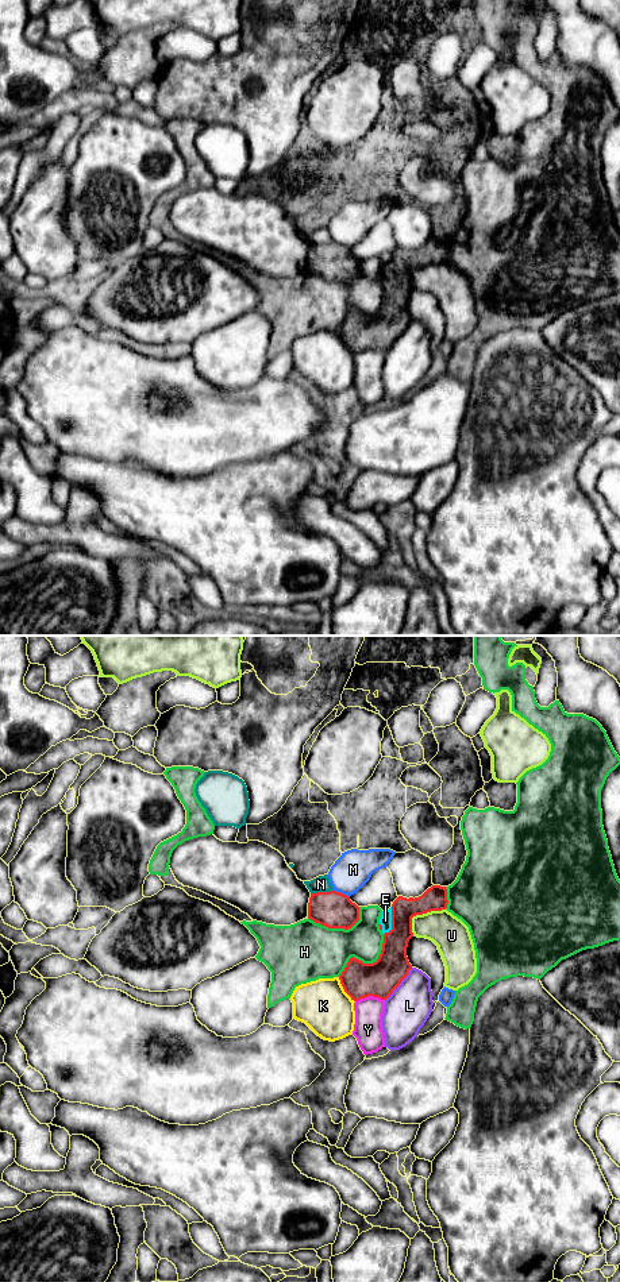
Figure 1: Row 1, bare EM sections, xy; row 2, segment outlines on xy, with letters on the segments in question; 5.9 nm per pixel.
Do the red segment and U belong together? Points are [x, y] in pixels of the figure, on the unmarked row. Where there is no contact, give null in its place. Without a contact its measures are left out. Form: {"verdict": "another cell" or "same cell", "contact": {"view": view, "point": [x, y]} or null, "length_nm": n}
{"verdict": "another cell", "contact": {"view": "xy", "point": [420, 266]}, "length_nm": 260}

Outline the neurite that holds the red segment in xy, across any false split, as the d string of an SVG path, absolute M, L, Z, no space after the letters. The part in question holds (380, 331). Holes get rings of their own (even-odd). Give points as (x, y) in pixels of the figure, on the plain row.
M432 238L415 251L398 248L389 262L382 263L378 278L384 296L378 312L363 316L351 309L339 328L351 352L358 354L369 348L386 352L412 321L407 309L408 294L413 289L412 270L446 262L447 256L446 239Z

